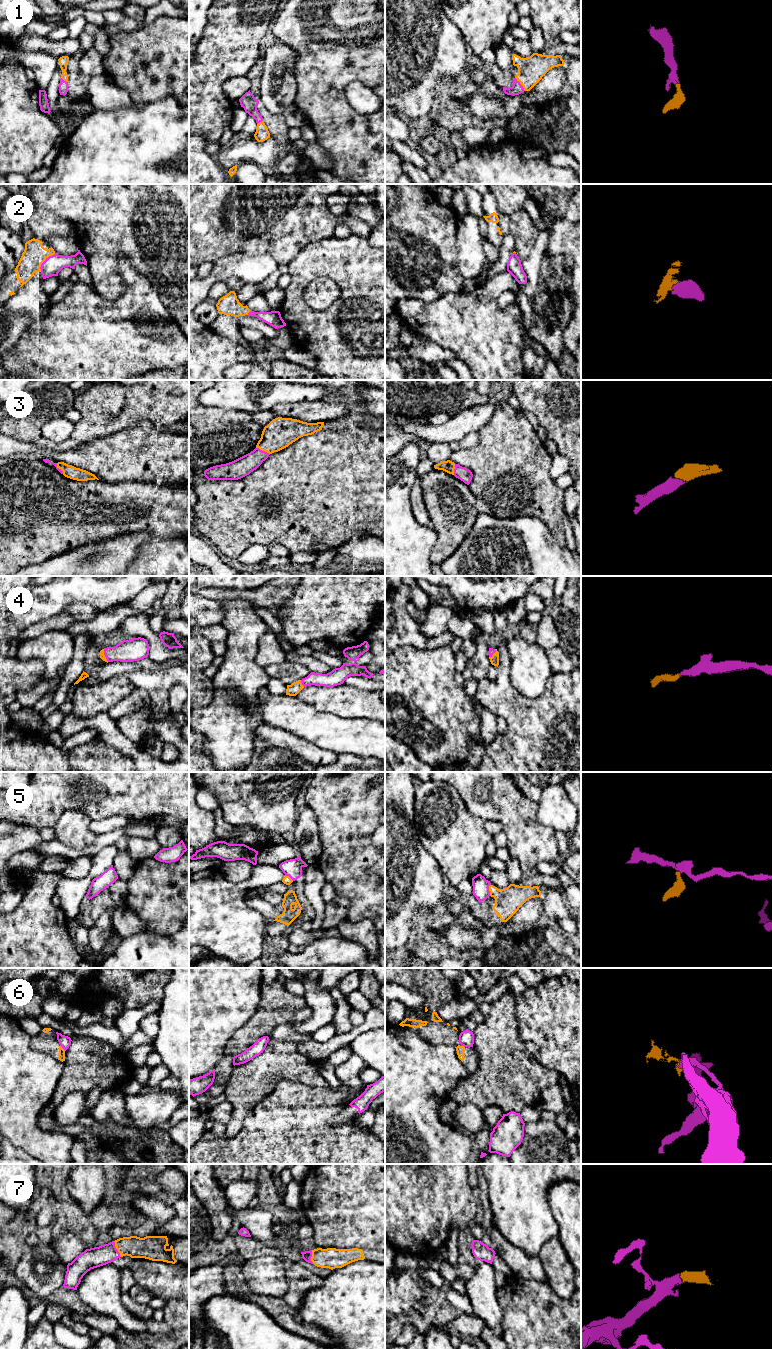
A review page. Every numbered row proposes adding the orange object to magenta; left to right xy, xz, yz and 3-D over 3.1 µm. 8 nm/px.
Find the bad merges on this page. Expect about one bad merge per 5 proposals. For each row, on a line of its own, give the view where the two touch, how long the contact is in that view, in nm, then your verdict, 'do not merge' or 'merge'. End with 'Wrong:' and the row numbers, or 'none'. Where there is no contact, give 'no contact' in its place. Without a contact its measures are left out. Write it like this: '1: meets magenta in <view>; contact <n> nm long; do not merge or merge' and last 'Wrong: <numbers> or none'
1: meets magenta in yz; contact 140 nm long; merge
2: meets magenta in xy; contact 200 nm long; merge
3: meets magenta in xz; contact 130 nm long; merge
4: meets magenta in xz; contact 70 nm long; merge
5: meets magenta in yz; contact 100 nm long; do not merge
6: meets magenta in xy; contact 60 nm long; do not merge
7: meets magenta in xy; contact 140 nm long; merge
Wrong: 5, 6

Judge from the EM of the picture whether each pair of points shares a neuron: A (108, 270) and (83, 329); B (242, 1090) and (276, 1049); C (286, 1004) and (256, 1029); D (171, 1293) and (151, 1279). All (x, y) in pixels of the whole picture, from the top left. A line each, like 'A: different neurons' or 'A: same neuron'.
A: different neurons
B: same neuron
C: same neuron
D: same neuron

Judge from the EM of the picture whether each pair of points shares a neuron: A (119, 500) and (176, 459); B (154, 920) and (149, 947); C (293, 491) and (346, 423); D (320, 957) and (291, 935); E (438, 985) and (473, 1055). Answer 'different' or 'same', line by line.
A: different
B: different
C: different
D: different
E: same

